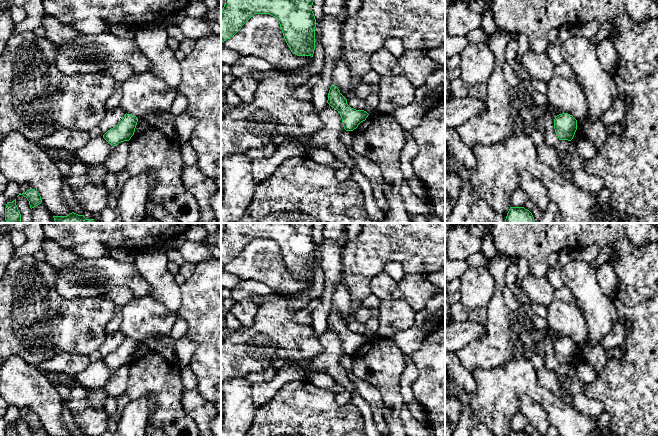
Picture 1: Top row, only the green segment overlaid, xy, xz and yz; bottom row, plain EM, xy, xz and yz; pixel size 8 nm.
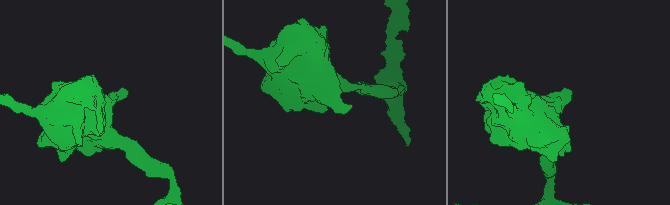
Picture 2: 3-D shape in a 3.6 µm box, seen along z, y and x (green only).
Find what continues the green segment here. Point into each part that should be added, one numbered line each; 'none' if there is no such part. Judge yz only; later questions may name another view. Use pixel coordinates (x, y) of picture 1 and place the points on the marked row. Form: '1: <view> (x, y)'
none

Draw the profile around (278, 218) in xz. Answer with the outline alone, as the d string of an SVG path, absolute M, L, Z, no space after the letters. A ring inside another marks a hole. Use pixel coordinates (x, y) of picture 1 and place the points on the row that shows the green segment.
M306 156L288 158L270 177L256 183L253 199L236 223L383 223L372 220L364 204L363 192L355 181L338 180L330 166L318 164Z

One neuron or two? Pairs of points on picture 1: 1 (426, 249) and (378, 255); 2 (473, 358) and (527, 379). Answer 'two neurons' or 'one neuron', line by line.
1: one neuron
2: two neurons

